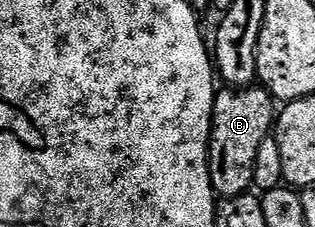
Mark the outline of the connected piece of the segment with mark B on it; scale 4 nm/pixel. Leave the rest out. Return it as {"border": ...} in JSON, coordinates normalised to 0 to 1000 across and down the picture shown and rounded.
{"border":[[[835,383],[762,392],[752,410],[689,405],[686,467],[673,476],[673,612],[660,665],[660,731],[673,828],[702,872],[762,868],[803,824],[813,705],[838,617],[854,617],[883,529],[883,463],[860,405]]]}

